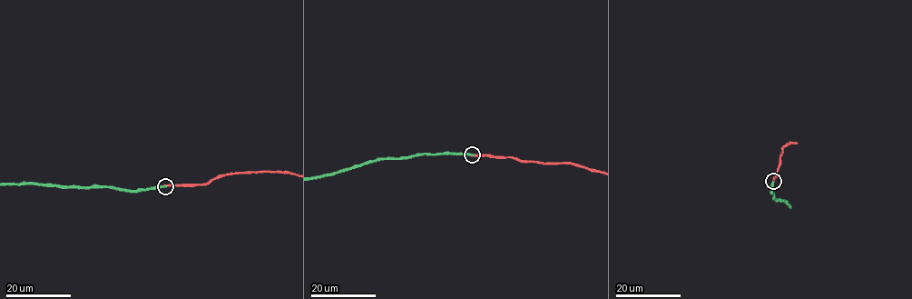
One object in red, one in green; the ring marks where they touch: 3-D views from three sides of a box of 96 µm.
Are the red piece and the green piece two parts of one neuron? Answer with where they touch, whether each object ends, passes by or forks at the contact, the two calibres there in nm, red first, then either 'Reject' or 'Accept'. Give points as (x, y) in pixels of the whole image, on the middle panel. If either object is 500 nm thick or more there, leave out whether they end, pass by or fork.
Place: (472, 154). At the ring red ends. At the ring green ends. Thickness 380 nm (red) against 280 nm. Reject

